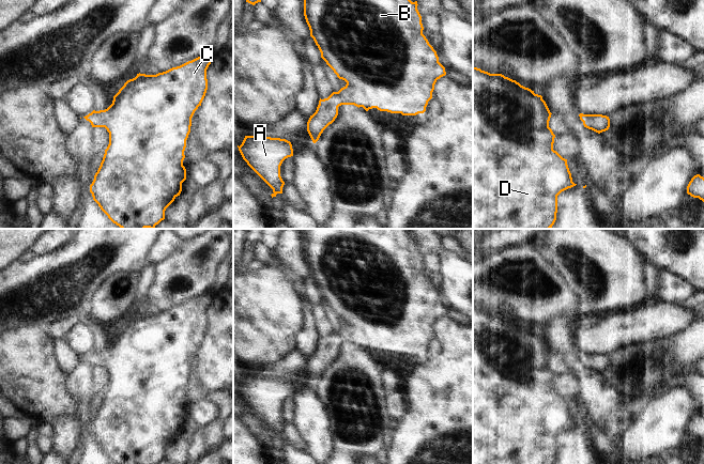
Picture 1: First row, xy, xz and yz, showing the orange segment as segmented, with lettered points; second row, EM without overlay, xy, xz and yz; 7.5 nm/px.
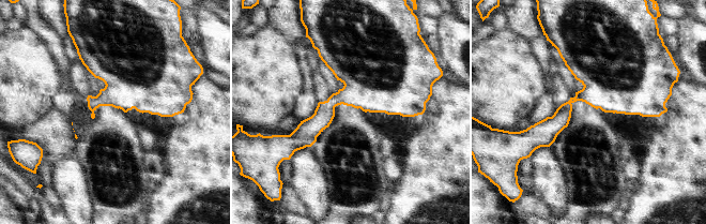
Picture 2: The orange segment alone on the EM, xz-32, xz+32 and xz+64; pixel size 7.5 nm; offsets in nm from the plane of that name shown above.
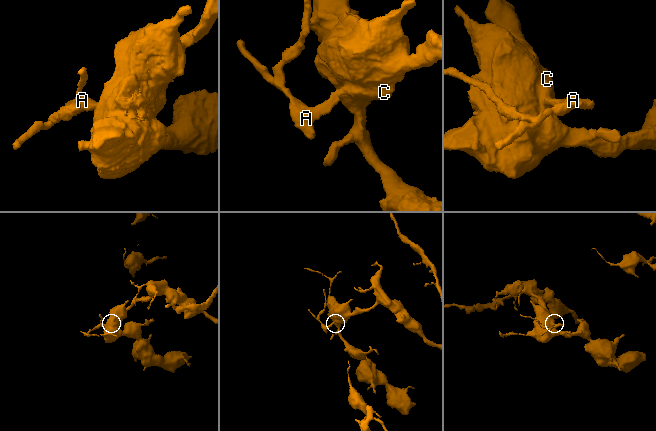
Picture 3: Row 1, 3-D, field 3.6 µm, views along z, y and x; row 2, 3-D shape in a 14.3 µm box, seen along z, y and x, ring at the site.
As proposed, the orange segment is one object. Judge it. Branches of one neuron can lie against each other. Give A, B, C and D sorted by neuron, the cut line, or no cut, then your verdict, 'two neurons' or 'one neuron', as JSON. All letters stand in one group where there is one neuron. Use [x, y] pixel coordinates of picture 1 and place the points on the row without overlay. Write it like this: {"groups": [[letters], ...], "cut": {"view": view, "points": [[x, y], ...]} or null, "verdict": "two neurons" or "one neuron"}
{"groups": [["A", "B", "C", "D"]], "cut": null, "verdict": "one neuron"}

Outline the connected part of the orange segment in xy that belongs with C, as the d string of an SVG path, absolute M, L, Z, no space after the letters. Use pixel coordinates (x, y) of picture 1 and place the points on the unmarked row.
M210 289L192 300L156 314L137 313L124 323L107 349L93 350L83 356L92 367L105 367L109 372L109 384L90 424L90 432L113 463L158 464L165 459L166 448L180 435L182 422L186 419L183 405L186 380L190 372L192 357L201 345L208 329L206 309L211 304L211 292Z

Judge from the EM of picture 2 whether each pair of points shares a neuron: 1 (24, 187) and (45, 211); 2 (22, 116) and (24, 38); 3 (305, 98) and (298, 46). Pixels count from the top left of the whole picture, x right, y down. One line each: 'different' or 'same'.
1: same
2: same
3: same

